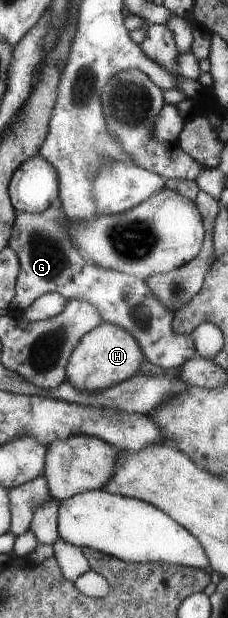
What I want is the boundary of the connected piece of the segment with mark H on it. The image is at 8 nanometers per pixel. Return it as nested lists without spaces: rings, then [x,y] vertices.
[[[100,323],[82,335],[72,349],[64,369],[65,379],[78,391],[94,393],[134,376],[143,361],[145,358],[136,339],[126,329],[112,323]]]

